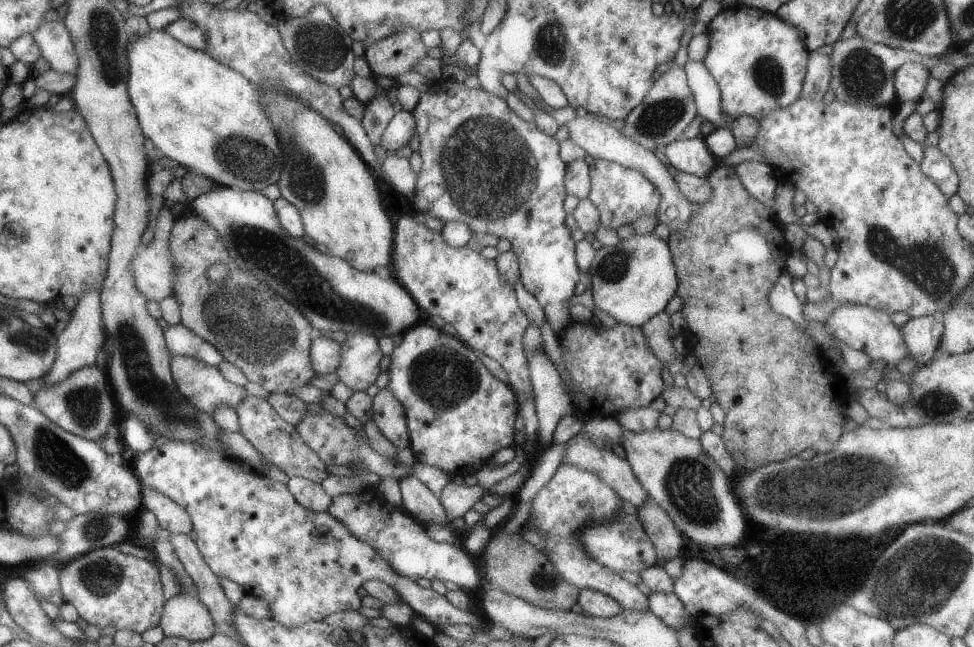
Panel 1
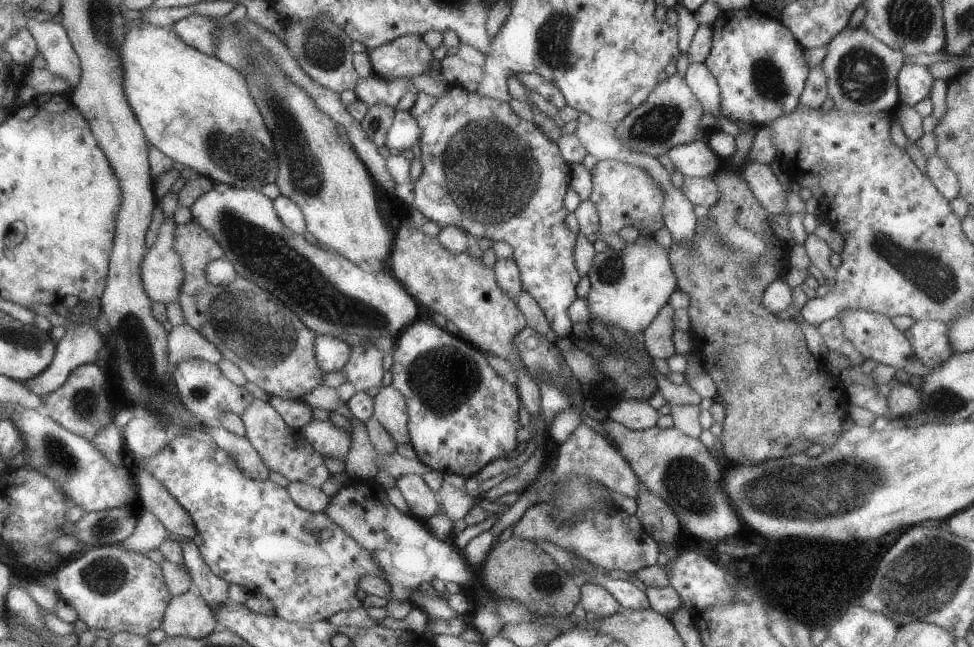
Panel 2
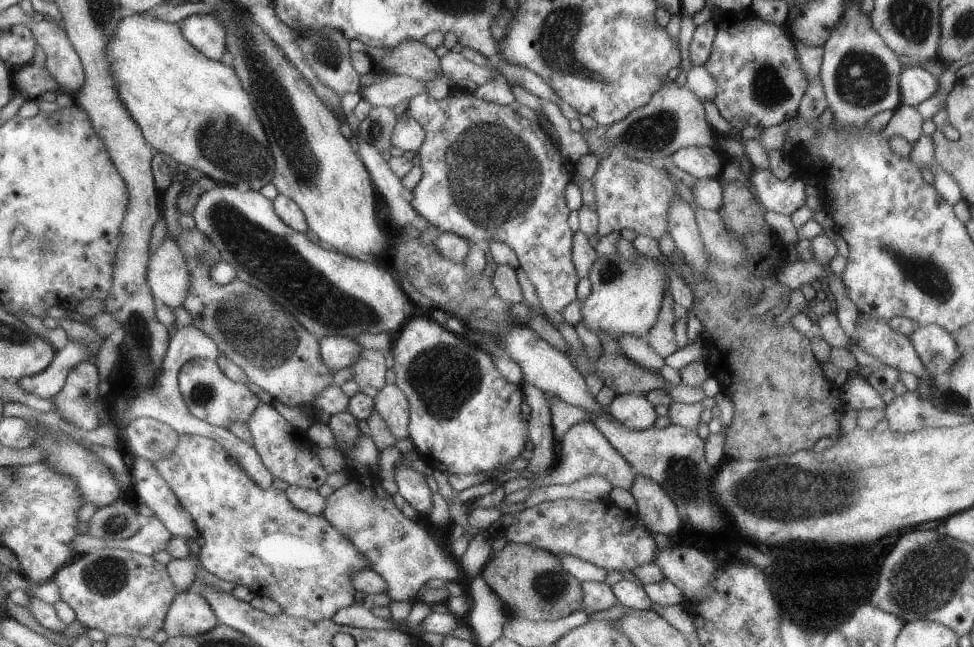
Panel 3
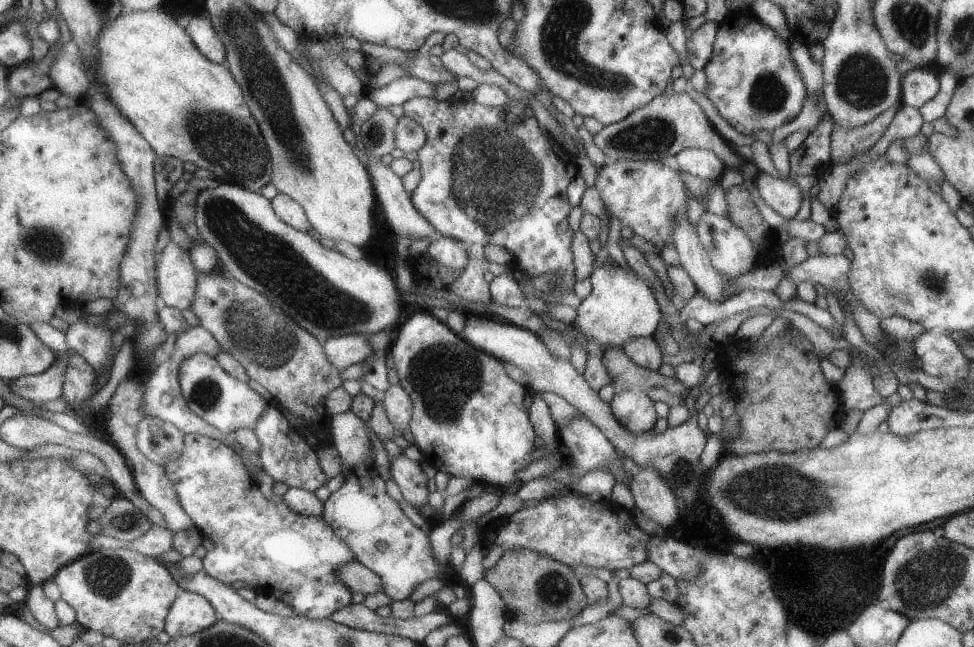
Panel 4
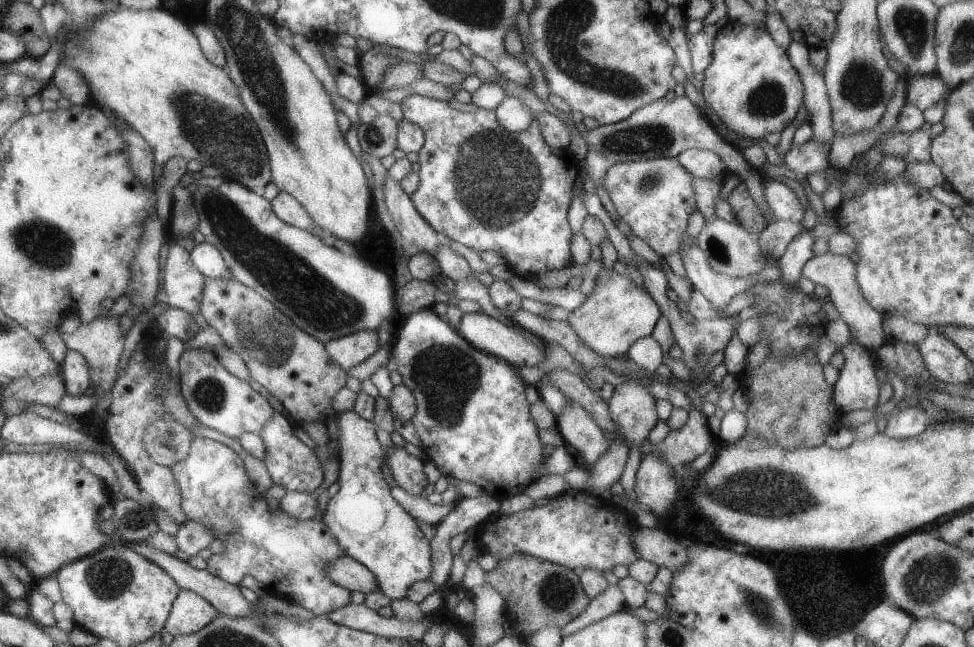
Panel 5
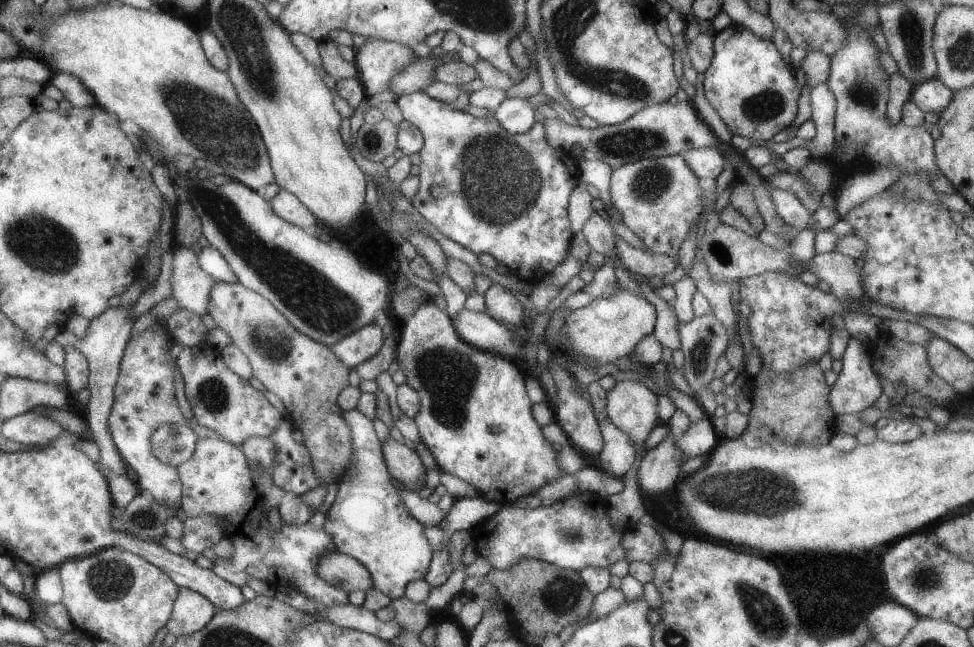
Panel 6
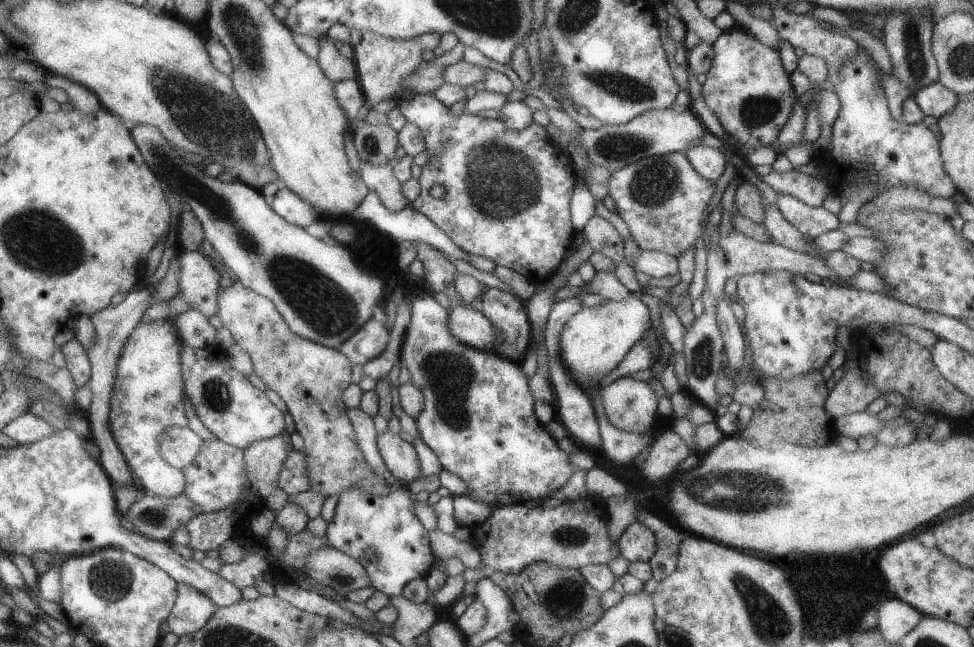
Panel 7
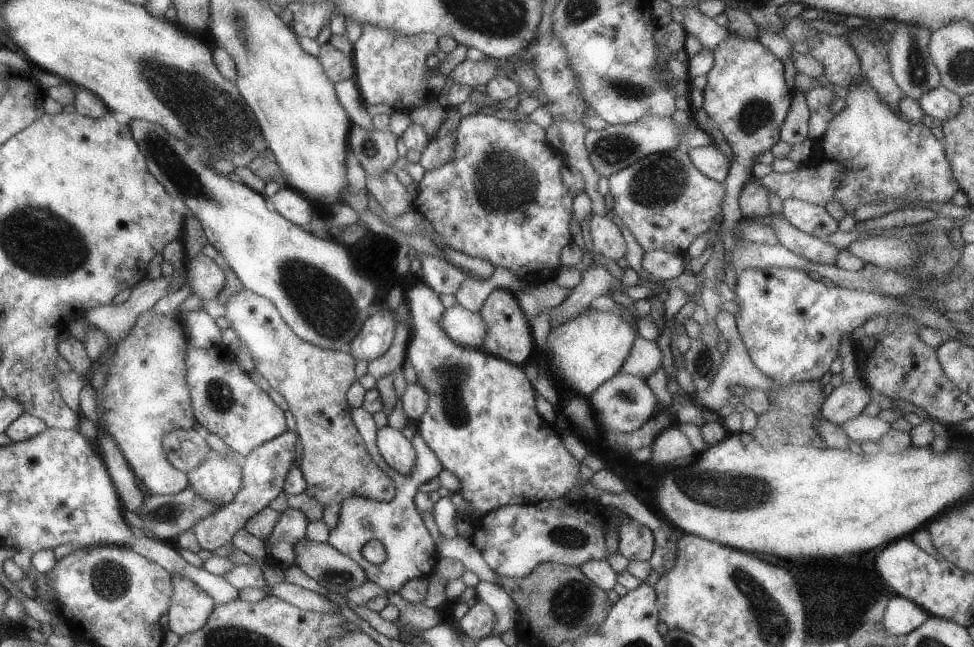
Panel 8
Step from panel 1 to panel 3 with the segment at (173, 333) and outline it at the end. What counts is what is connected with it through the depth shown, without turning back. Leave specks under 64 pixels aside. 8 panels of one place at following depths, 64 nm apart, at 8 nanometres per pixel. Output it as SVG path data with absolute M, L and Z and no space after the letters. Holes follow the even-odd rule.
M193 324L185 327L177 327L177 332L169 340L168 350L162 361L161 371L156 376L154 384L145 388L141 395L136 395L131 400L128 410L121 415L120 423L126 421L132 422L138 417L152 417L153 419L162 421L168 424L179 432L179 434L187 435L202 435L203 437L219 442L241 465L246 471L246 474L259 484L263 489L272 487L274 482L273 474L264 466L261 461L261 456L255 449L254 445L244 442L240 437L237 437L229 428L217 427L211 425L205 420L199 419L189 411L188 405L184 402L181 390L179 389L179 370L189 360L195 358L207 358L215 360L220 356L221 352L215 340L209 334L196 328Z

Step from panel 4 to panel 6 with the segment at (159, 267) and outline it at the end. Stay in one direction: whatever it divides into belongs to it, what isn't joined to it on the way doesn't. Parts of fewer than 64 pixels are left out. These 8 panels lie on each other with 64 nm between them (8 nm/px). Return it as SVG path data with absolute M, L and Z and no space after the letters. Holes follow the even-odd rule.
M176 244L171 254L170 296L178 302L181 309L198 316L208 315L208 300L215 280L200 268L194 250Z

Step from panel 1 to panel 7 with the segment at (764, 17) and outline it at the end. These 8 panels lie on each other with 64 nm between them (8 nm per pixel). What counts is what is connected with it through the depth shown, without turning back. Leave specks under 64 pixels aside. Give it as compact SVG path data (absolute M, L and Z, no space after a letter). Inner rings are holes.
M734 25L724 31L722 36L713 45L715 49L712 68L706 72L706 82L702 86L702 96L706 100L708 108L716 114L720 124L724 127L726 134L732 136L739 148L735 151L746 161L746 154L760 148L760 146L771 146L776 144L782 128L789 122L792 116L792 108L798 97L790 76L786 74L780 59L780 52L776 48L764 46L750 32Z

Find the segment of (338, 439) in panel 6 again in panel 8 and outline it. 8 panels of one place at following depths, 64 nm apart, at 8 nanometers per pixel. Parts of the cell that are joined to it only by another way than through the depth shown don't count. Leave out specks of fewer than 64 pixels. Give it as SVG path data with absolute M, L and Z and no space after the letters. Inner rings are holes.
M242 289L233 295L225 305L225 318L230 322L231 328L237 332L253 361L255 369L268 380L272 389L277 390L287 400L289 410L295 416L297 433L302 442L302 461L300 468L307 482L305 493L318 500L323 506L338 503L348 497L356 495L367 499L386 503L396 496L396 488L392 478L374 462L366 448L362 435L358 432L351 417L353 409L347 399L347 390L357 381L354 373L357 360L350 353L343 351L329 351L305 340L302 340L284 322L280 312L271 300L261 297L248 289Z

